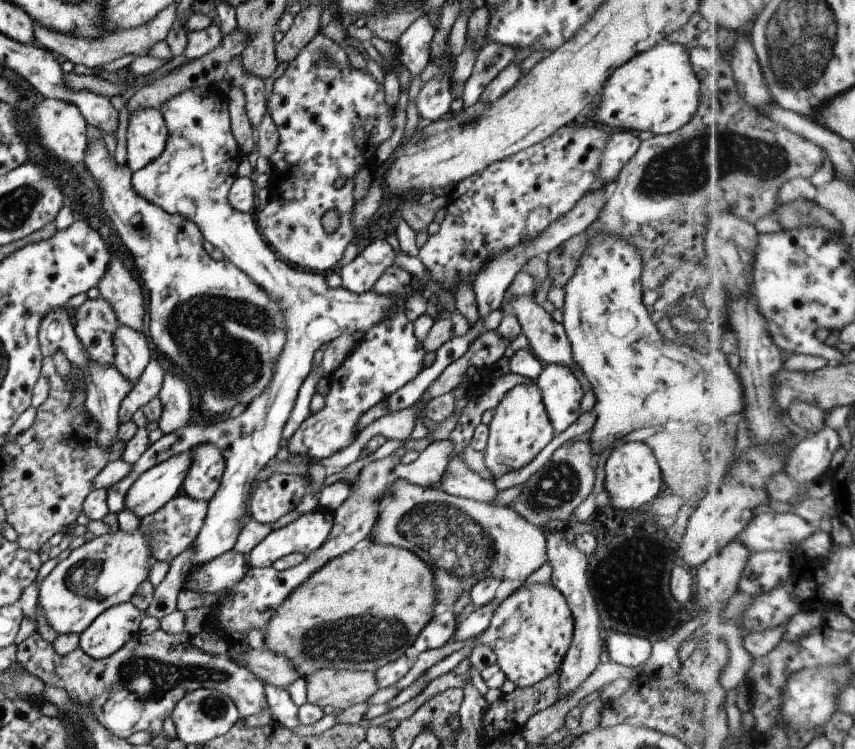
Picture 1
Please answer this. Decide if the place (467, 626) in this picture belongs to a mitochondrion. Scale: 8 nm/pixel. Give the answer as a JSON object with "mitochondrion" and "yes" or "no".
{"mitochondrion":"no"}

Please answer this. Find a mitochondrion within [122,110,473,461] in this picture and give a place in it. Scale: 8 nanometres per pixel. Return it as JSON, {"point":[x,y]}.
{"point":[232,362]}

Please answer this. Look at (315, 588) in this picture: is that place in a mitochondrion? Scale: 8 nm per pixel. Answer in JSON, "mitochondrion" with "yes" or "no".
{"mitochondrion":"no"}

